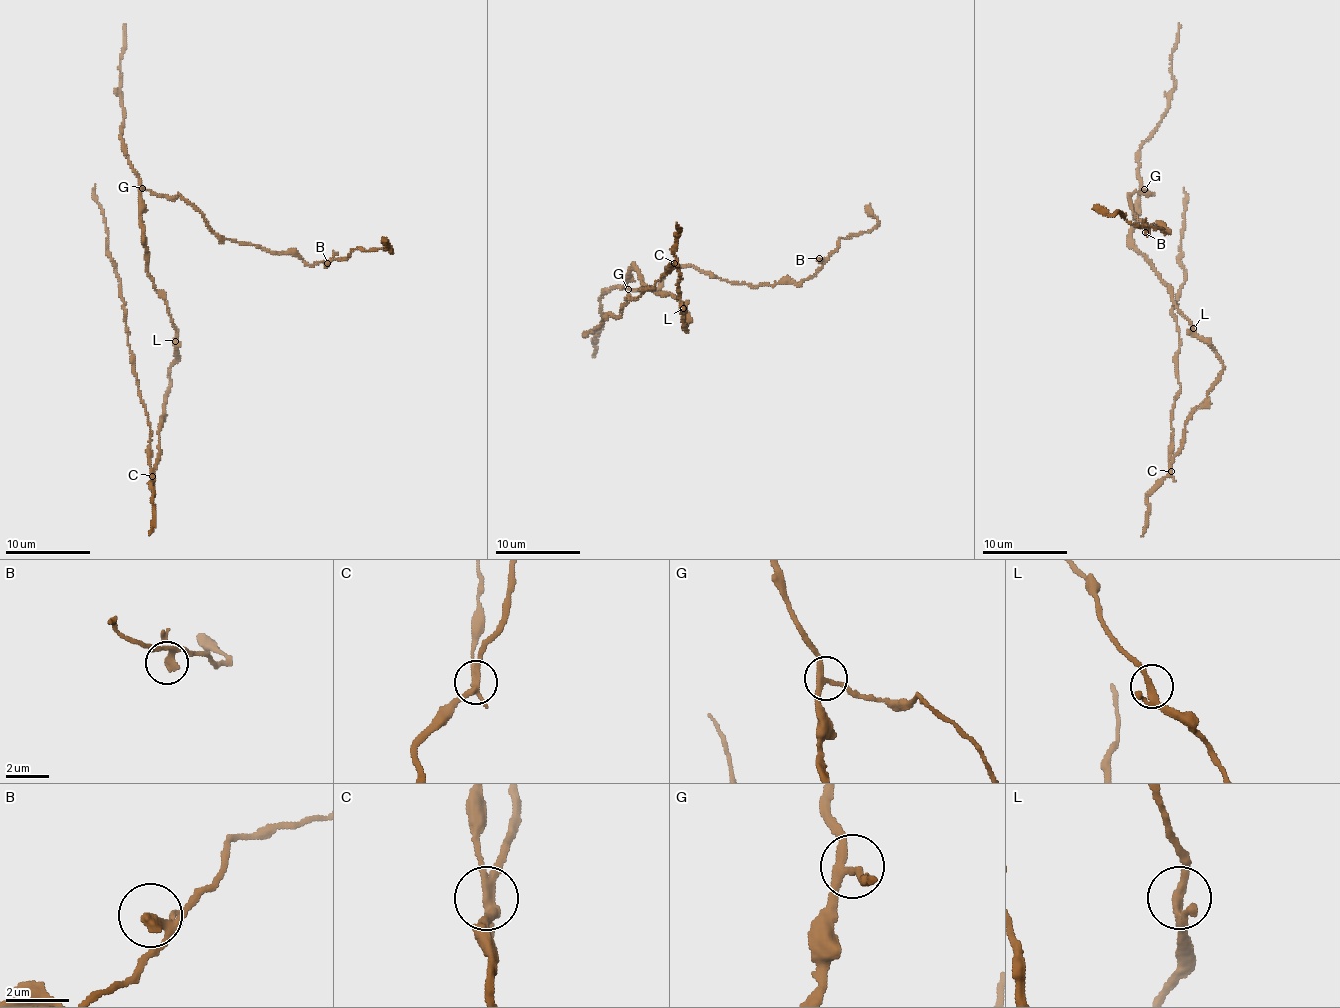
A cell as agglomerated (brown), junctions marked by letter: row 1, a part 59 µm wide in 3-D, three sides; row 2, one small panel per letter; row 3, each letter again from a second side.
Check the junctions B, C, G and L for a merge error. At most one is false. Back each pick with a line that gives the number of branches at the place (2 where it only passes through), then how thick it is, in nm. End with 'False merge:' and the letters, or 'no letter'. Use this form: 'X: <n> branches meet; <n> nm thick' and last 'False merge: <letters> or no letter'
C: 4 branches meet; 240 nm thick
False merge: C

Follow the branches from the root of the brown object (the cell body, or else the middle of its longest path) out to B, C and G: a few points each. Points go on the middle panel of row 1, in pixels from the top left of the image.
B: (677, 300), (630, 270), (639, 291), (693, 265), (738, 284), (799, 284), (819, 258)
C: (677, 300), (682, 303), (687, 318), (686, 331), (681, 292), (677, 287), (681, 273), (675, 263)
G: (677, 300), (669, 294), (661, 296), (644, 285), (642, 275), (631, 268), (628, 289)

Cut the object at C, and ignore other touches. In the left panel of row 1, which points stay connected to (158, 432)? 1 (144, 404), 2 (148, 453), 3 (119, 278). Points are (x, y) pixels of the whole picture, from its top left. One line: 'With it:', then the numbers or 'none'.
With it: none

